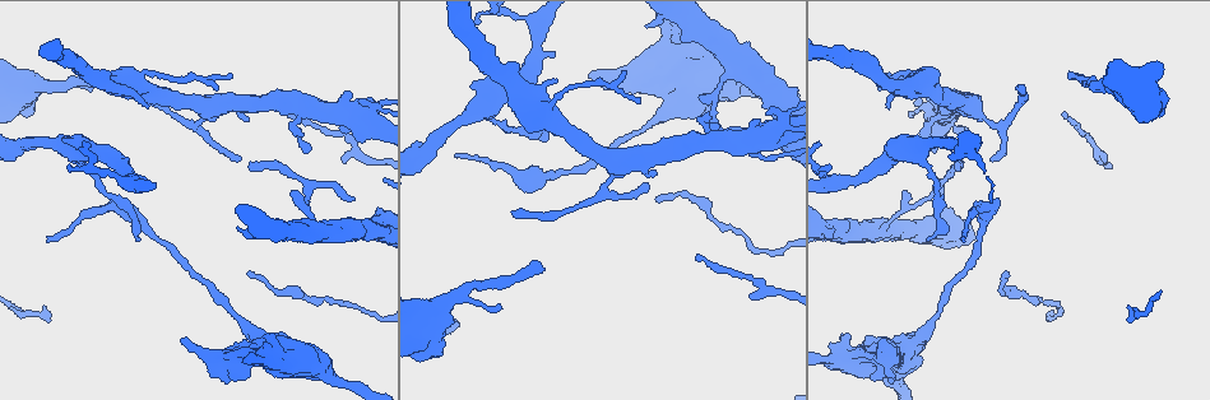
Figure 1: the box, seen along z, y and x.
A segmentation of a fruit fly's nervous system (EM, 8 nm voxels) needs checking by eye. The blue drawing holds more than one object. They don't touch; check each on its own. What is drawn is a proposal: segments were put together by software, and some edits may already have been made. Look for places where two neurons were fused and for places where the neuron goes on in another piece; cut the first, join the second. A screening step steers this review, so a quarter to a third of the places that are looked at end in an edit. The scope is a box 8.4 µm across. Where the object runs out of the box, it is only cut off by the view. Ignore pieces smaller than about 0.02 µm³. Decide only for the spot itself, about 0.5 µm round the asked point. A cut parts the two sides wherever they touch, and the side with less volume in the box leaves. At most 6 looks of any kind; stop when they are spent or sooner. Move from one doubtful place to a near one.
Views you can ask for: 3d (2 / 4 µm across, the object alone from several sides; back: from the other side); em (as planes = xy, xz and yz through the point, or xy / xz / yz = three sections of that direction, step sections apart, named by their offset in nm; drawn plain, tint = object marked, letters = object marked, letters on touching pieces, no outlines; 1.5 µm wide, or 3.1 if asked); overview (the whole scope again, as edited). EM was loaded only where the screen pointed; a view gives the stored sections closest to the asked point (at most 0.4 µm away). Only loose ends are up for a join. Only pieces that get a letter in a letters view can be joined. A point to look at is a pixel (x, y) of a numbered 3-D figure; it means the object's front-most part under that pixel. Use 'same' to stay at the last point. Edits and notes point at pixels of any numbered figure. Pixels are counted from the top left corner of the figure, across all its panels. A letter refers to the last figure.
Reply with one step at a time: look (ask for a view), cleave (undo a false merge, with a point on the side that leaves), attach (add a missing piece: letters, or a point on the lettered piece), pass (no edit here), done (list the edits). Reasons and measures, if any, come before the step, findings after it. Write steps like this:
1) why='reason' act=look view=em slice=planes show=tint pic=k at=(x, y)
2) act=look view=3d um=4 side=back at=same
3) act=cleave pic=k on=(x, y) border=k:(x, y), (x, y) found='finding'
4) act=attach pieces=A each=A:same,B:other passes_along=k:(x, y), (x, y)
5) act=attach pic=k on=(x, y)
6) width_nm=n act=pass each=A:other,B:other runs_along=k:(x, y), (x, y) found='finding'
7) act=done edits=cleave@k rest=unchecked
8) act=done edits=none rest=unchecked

why='stops while still wide' act=look view=em slice=planes show=tint pic=1 at=(849, 334)

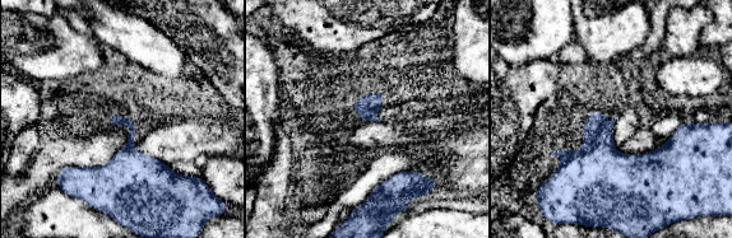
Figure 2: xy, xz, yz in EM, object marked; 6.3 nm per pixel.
why='see the neighbours' act=look view=em slice=planes show=letters at=same

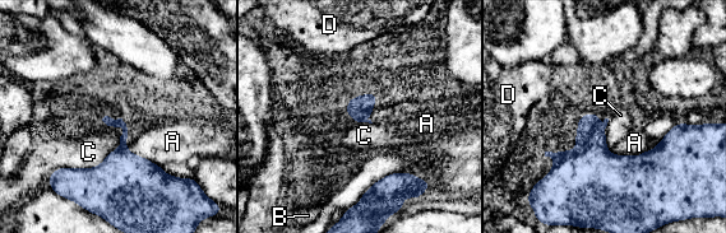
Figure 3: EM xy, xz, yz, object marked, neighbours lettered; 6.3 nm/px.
longest_contact=C:600nm act=pass each=A:other,B:other,C:other,D:other border=3:(123, 129), (98, 164), (46, 181) found='no lettered piece goes on from it'

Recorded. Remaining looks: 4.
why='thick end' act=look view=3d um=2 pic=1 at=(588, 74)

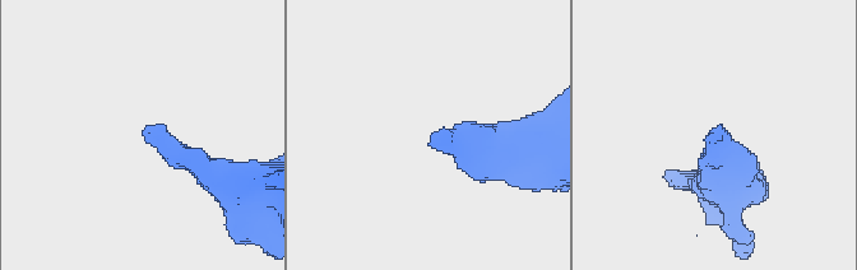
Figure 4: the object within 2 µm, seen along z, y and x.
why='now the EM' act=look view=em slice=planes show=plain pic=4 at=(148, 141)

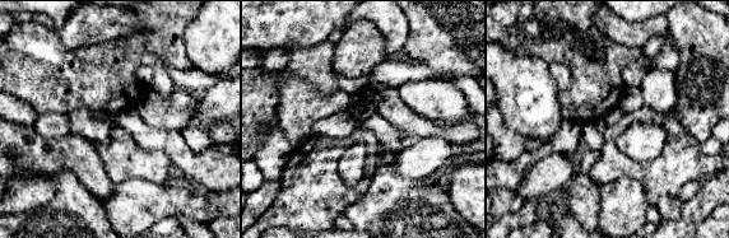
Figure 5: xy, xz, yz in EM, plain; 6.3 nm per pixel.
why='what lies round it' act=look view=em slice=planes show=letters at=same

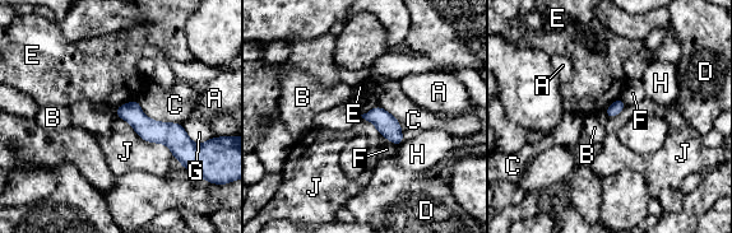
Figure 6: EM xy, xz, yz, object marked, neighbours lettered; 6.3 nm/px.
act=pass each=A:other,B:other,C:other,D:other,E:other,F:other,G:other,H:other,J:other border=6:(135, 131), (162, 143), (172, 157) found='none of them fits'

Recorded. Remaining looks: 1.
act=done edits=none rest=unchecked

